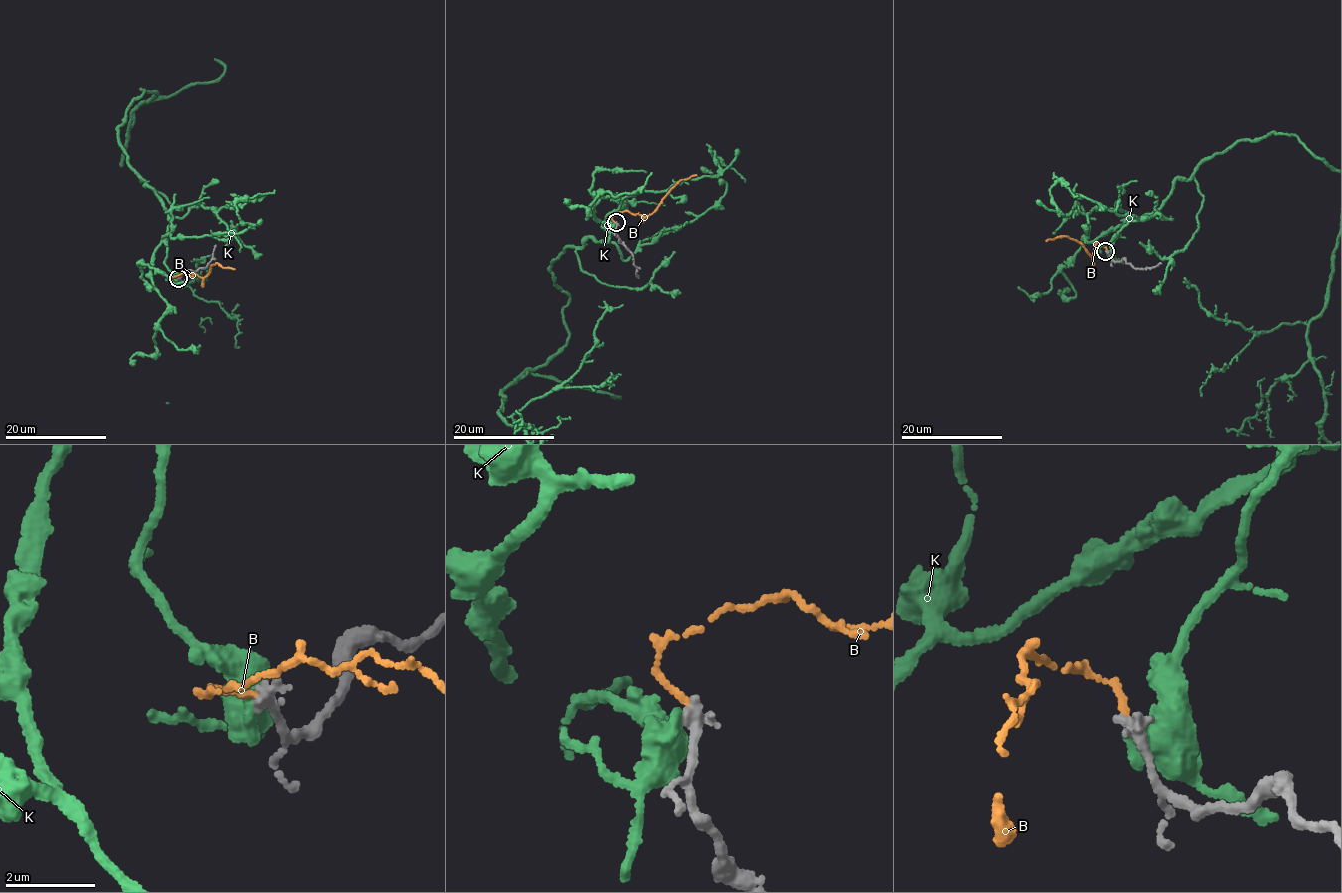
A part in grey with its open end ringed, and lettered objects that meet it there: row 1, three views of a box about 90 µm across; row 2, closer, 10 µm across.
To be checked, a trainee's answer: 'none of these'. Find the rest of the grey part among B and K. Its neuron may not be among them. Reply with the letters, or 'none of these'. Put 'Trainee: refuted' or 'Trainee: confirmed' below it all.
none of these
Trainee: confirmed

